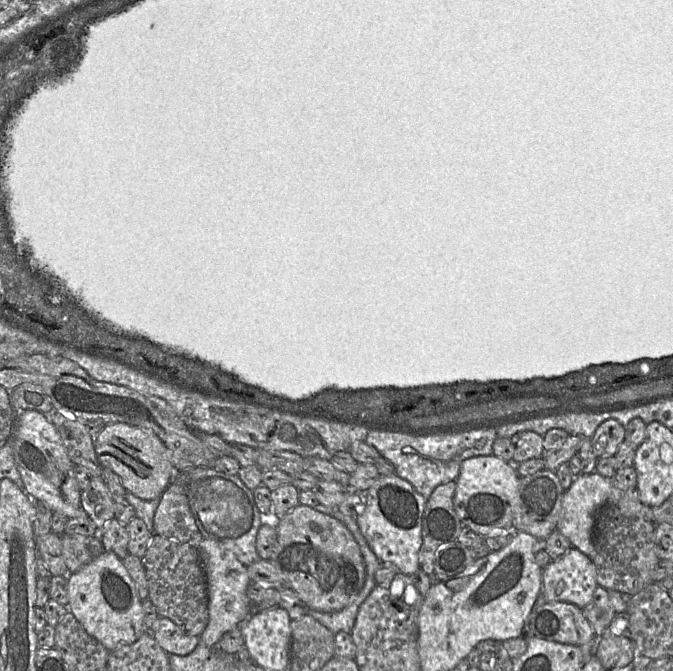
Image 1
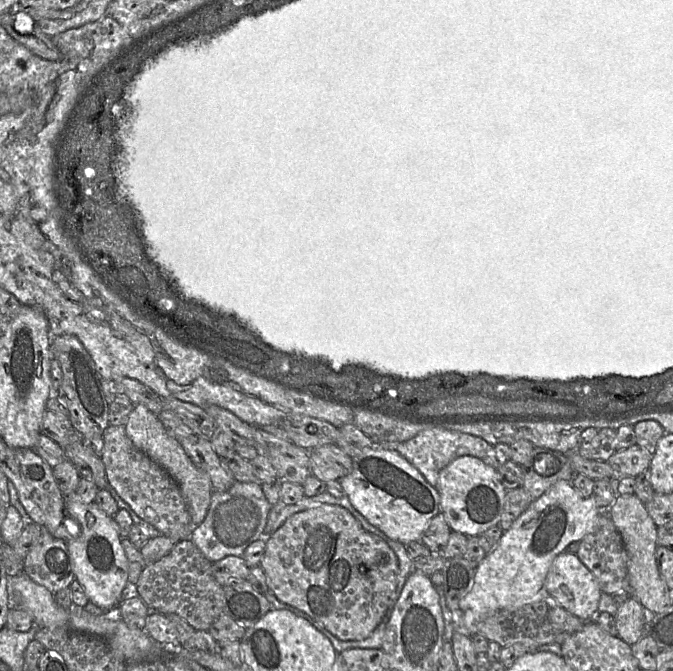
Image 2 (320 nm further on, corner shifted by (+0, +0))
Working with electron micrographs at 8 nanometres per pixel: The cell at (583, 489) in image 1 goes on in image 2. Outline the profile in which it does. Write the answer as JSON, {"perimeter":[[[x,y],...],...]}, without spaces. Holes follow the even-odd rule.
{"perimeter":[[[558,481],[547,492],[535,499],[529,507],[512,523],[495,548],[485,555],[475,568],[474,583],[469,593],[460,601],[460,615],[463,624],[472,624],[496,611],[517,609],[531,599],[545,586],[545,579],[554,558],[566,551],[573,542],[580,542],[592,531],[595,521],[608,509],[601,509],[593,496],[582,496],[571,481]]]}

